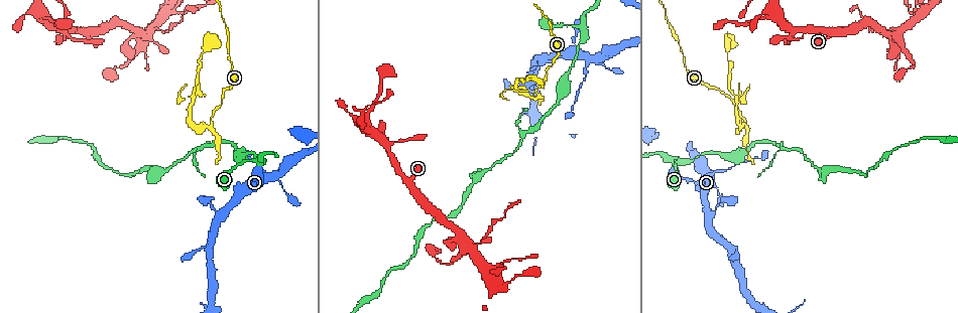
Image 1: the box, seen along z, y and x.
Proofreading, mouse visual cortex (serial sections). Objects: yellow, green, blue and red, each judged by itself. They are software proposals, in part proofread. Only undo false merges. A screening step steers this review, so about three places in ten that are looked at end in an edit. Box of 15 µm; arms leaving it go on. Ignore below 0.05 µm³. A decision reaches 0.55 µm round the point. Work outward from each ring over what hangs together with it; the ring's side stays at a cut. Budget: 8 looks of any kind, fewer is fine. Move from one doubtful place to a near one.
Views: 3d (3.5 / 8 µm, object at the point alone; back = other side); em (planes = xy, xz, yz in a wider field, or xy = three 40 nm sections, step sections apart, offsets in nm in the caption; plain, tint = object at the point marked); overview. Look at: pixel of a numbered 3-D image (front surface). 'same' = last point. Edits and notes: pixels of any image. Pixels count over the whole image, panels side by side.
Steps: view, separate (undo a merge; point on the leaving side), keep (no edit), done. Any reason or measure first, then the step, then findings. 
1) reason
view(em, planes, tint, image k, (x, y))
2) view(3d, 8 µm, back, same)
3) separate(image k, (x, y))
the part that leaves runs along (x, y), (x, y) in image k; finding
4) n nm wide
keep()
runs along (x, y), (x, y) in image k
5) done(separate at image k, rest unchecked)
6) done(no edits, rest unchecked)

small branch off a trunk
view(3d, 3.5 µm, image 1, (61, 30))

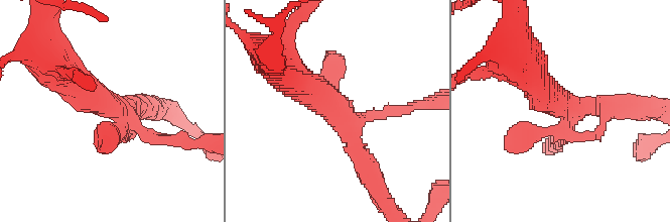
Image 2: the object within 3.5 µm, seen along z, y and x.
shape alone is not enough
view(em, xy, step 5, tint, image 2, (570, 106))

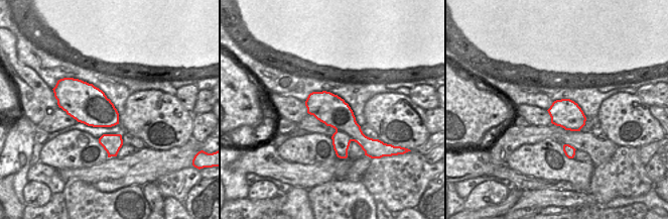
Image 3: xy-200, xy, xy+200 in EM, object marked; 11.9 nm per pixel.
view(em, xy, step 1, tint, same)

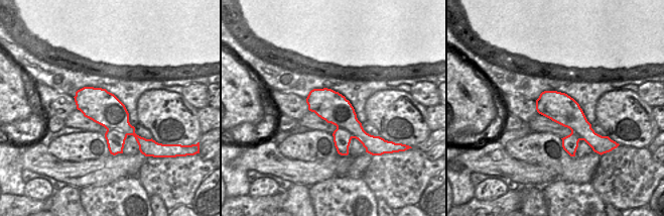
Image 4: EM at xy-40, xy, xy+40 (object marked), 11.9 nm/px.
keep()
runs along (370, 176), (342, 118), (295, 80) in image 2; one cell here

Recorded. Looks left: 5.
a narrow waist
view(3d, 3.5 µm, image 1, (890, 28))

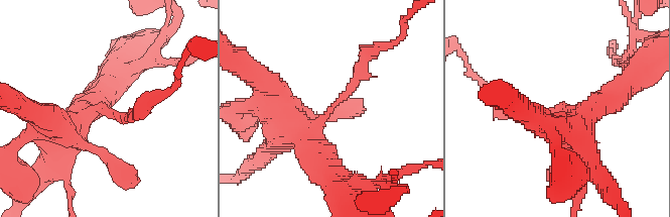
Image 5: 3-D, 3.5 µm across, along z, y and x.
arms of 200, 500 nm; need the tissue
view(em, xy, step 3, tint, image 5, (553, 112))

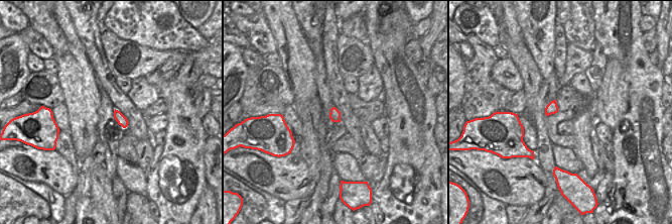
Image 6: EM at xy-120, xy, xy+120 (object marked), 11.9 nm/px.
cut it another way
view(em, planes, tint, same)

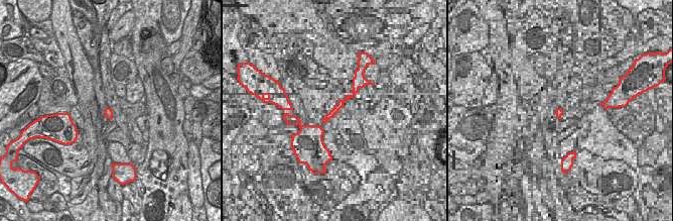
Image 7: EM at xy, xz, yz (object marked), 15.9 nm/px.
separate(image 5, (358, 70))
the part that leaves runs along (341, 99), (363, 58), (396, 40) in image 5; two cells meet here

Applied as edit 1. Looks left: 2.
done(separate at image 5, rest unchecked)

